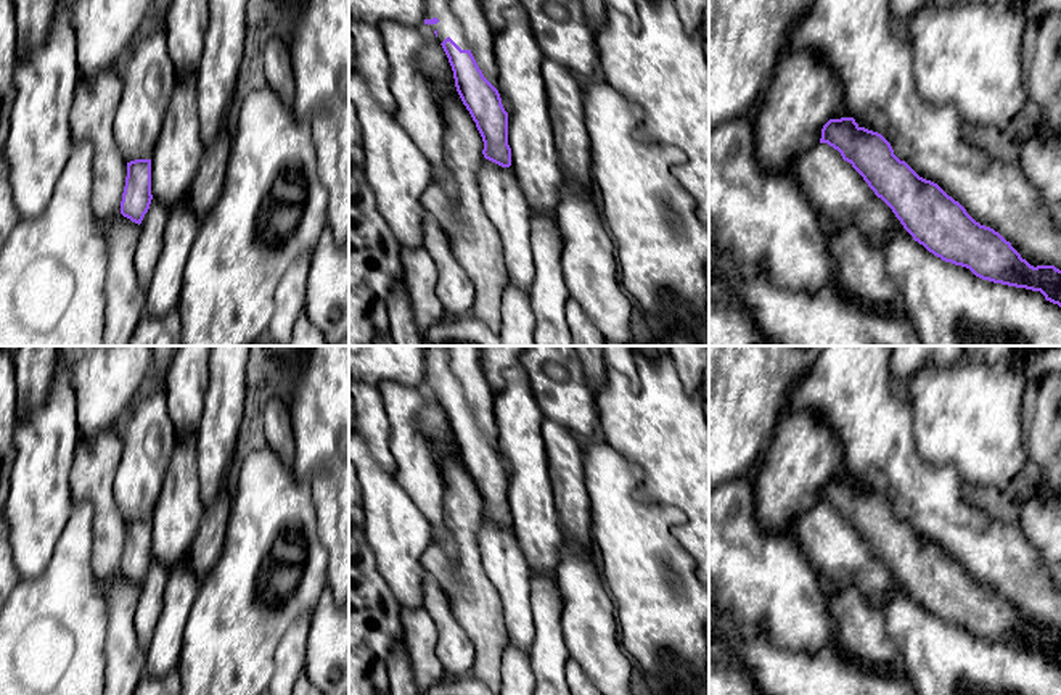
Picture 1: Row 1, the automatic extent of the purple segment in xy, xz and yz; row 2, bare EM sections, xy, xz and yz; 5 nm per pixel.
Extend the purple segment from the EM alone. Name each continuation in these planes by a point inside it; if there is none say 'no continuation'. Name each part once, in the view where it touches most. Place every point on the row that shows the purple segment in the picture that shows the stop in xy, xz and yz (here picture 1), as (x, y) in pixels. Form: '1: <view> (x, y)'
1: xz (449, 26)

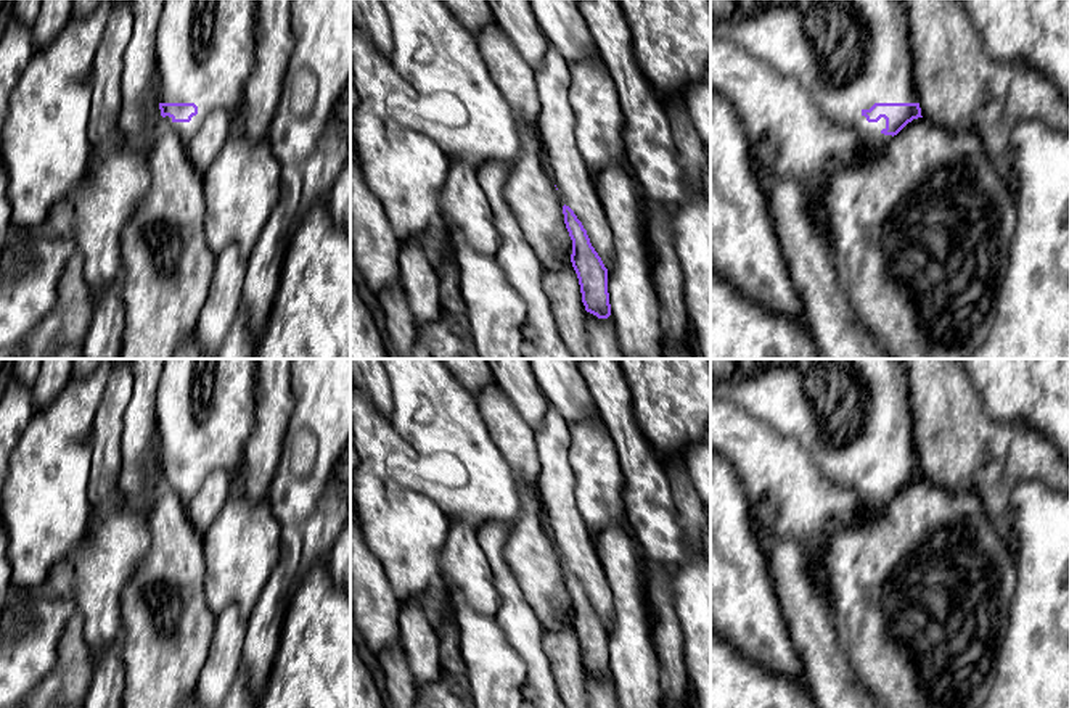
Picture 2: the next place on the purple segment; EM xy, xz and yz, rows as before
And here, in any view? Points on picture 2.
1: yz (847, 55)

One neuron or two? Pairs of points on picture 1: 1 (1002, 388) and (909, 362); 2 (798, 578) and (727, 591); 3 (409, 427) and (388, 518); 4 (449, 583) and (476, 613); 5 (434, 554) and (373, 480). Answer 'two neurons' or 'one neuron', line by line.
1: two neurons
2: one neuron
3: two neurons
4: one neuron
5: two neurons

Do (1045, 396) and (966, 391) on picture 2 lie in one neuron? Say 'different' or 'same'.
different

